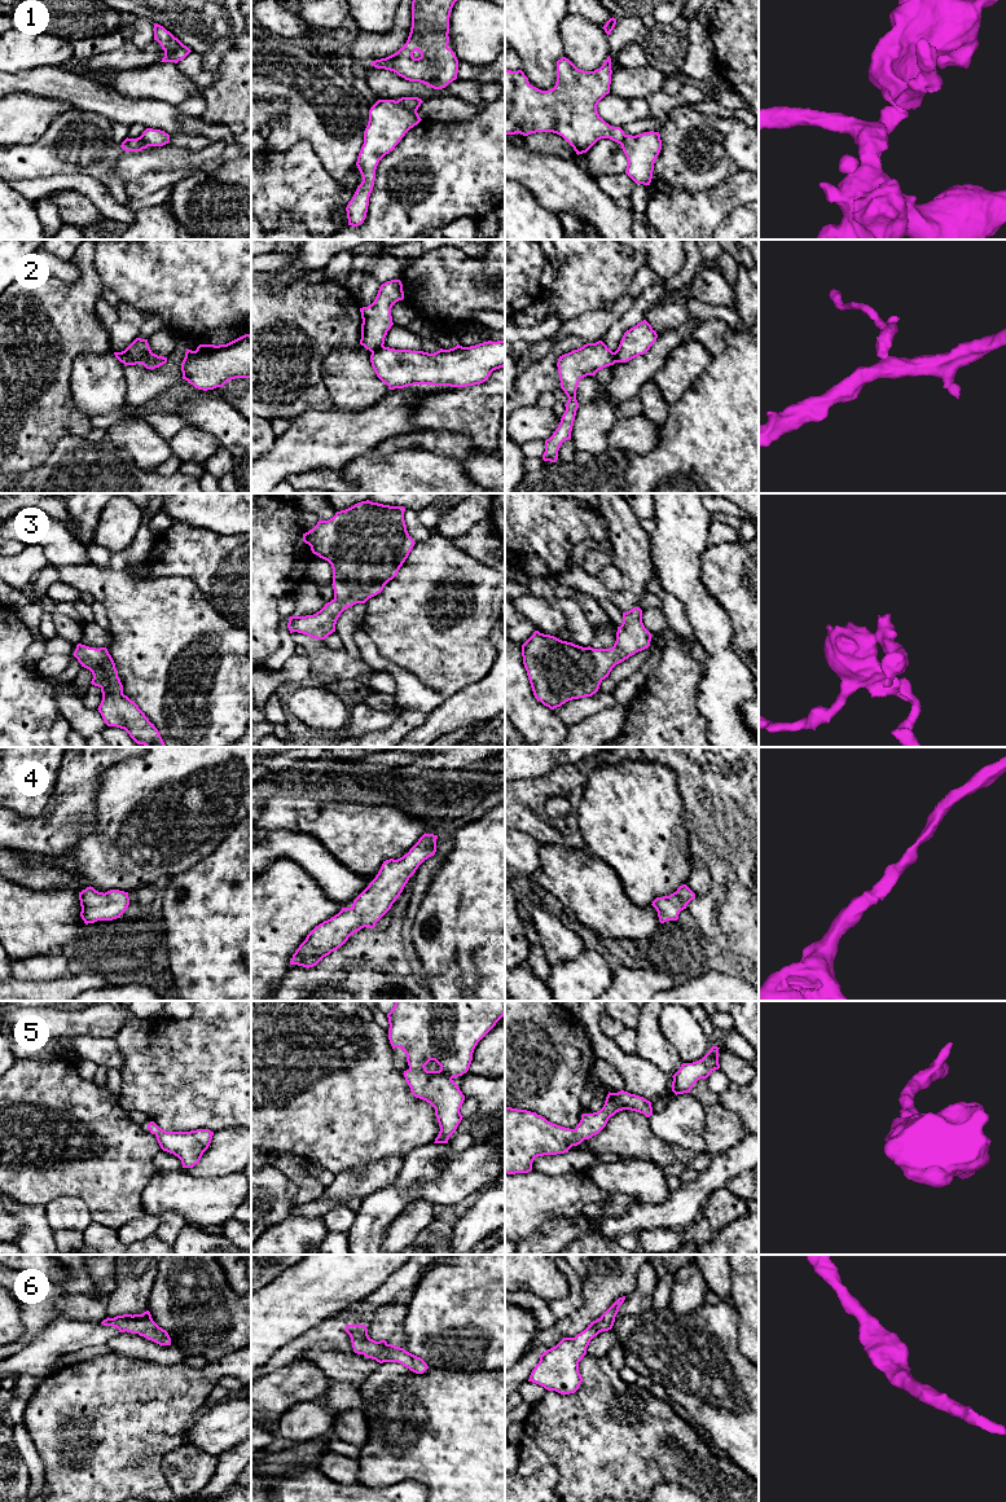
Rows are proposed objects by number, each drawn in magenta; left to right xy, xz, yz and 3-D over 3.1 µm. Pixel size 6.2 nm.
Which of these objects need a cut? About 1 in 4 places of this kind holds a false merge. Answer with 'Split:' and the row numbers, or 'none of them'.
Split: 1, 2

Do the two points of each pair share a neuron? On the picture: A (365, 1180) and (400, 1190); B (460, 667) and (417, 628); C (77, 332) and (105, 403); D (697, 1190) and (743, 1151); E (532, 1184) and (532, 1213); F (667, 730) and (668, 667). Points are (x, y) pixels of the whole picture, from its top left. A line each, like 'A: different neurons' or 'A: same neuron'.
A: different neurons
B: same neuron
C: different neurons
D: same neuron
E: same neuron
F: same neuron

